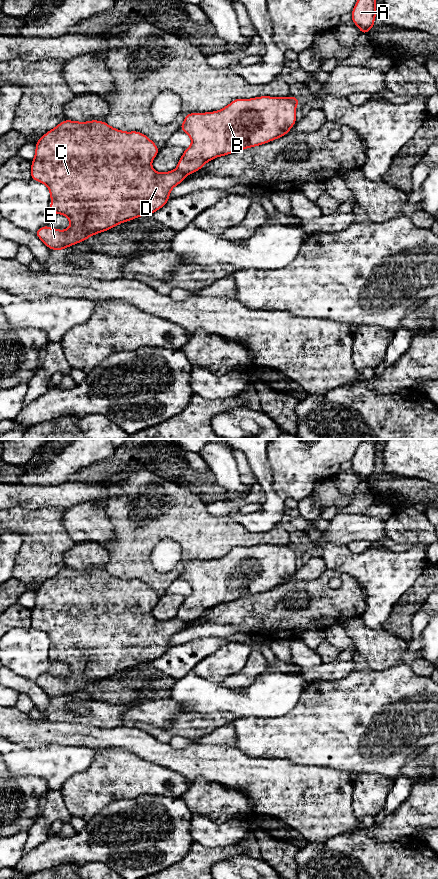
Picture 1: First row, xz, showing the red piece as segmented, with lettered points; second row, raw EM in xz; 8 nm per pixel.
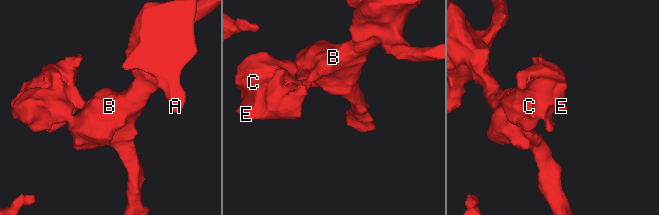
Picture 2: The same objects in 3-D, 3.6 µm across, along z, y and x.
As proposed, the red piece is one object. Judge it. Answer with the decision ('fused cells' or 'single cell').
fused cells

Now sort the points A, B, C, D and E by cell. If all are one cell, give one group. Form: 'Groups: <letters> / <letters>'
Groups: A B / C D E

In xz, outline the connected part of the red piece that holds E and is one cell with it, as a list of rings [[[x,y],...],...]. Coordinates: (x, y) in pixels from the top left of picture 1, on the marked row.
[[[66,119],[62,123],[58,124],[54,129],[43,135],[36,143],[35,157],[32,160],[31,166],[31,179],[44,183],[49,188],[50,199],[53,201],[53,203],[49,205],[49,211],[67,216],[69,218],[70,228],[67,230],[57,230],[49,226],[43,226],[35,232],[36,236],[41,239],[49,249],[63,250],[66,247],[70,247],[76,243],[85,241],[90,236],[107,231],[120,223],[133,220],[139,216],[151,215],[153,212],[156,212],[162,208],[169,201],[170,191],[177,184],[185,181],[185,175],[177,169],[164,173],[156,172],[151,167],[151,163],[158,153],[159,148],[155,145],[155,143],[146,135],[138,131],[124,132],[112,128],[106,122],[97,120],[91,120],[89,122],[77,122]]]

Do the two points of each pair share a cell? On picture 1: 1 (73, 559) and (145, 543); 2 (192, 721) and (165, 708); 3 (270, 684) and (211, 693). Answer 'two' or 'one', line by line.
1: two
2: two
3: one

